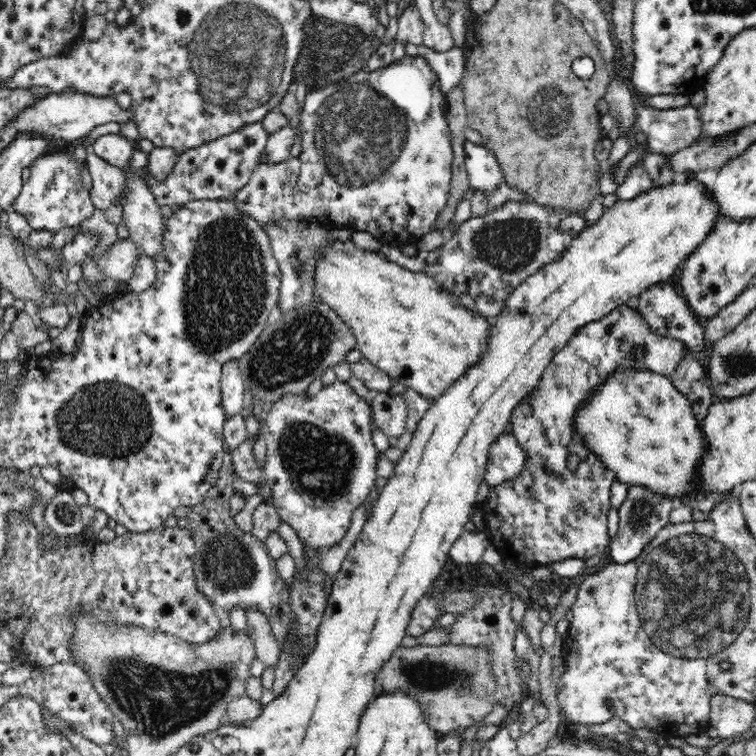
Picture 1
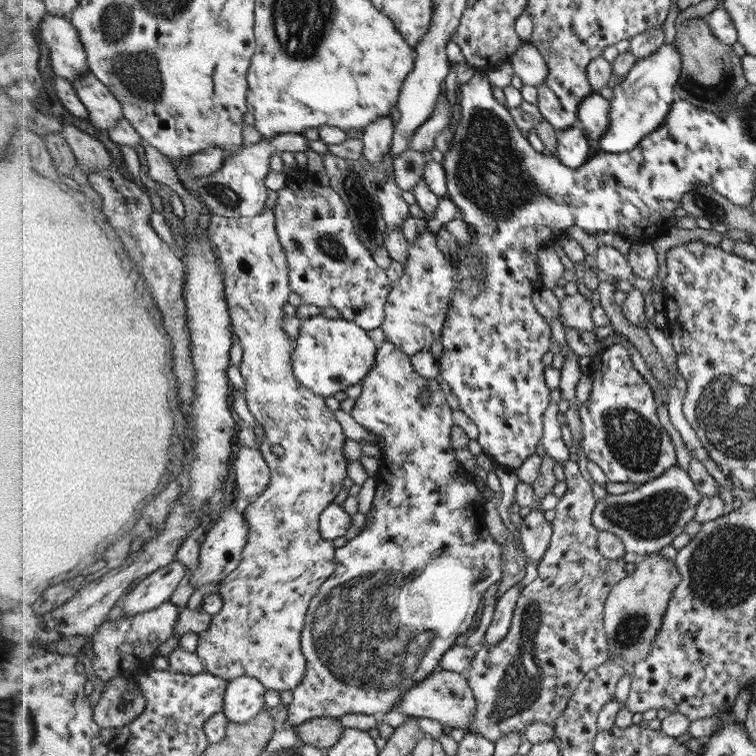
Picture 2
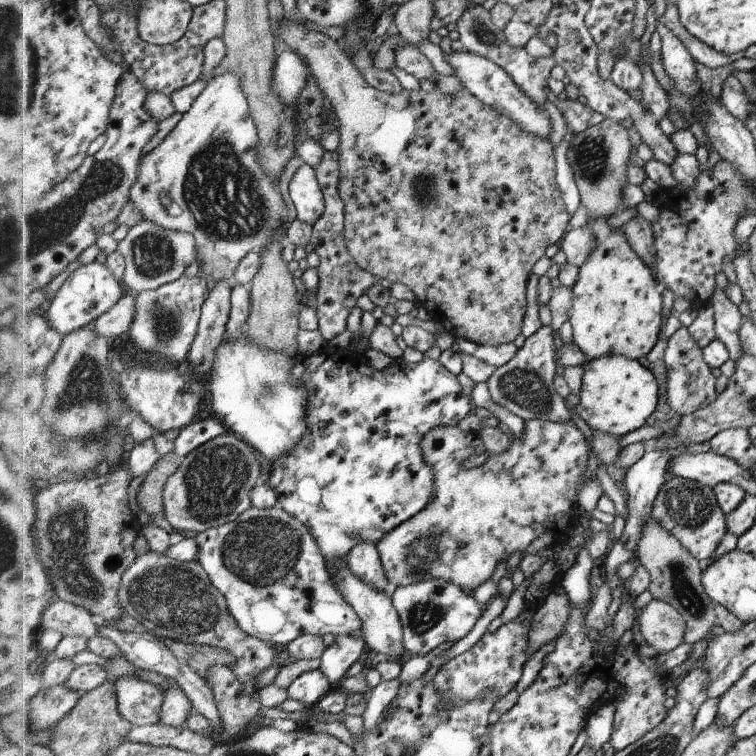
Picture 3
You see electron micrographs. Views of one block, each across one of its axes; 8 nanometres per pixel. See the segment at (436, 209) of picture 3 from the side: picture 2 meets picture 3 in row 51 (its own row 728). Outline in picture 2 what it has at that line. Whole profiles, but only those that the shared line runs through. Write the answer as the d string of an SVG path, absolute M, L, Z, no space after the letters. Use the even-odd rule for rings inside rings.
M327 717L300 724L295 730L302 743L328 750L337 745L344 733L344 727L338 719Z

